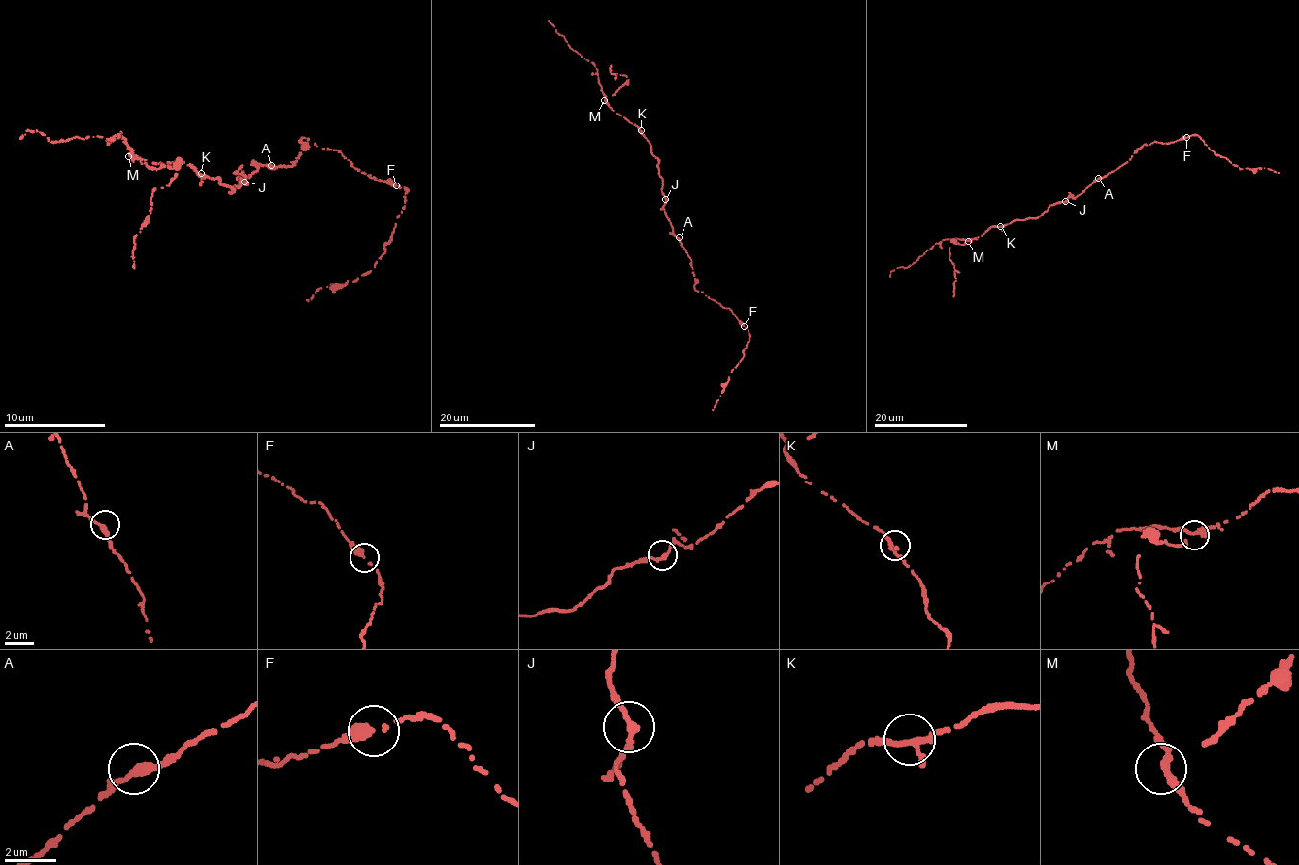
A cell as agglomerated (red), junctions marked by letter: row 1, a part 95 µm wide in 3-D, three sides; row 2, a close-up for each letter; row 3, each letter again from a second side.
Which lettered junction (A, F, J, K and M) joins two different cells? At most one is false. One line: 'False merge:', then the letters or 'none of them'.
False merge: none of them

